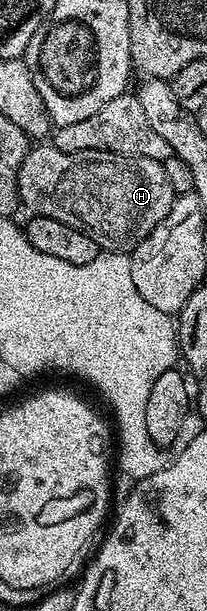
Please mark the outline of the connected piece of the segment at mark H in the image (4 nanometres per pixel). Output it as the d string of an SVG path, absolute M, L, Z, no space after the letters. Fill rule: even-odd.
M37 143L28 150L19 167L19 195L21 205L29 208L30 214L47 219L59 219L67 227L81 229L102 250L124 253L136 249L138 243L147 239L171 211L175 194L173 185L167 179L167 171L162 162L146 157L124 157L107 151L81 151L67 153L59 151L51 143Z

